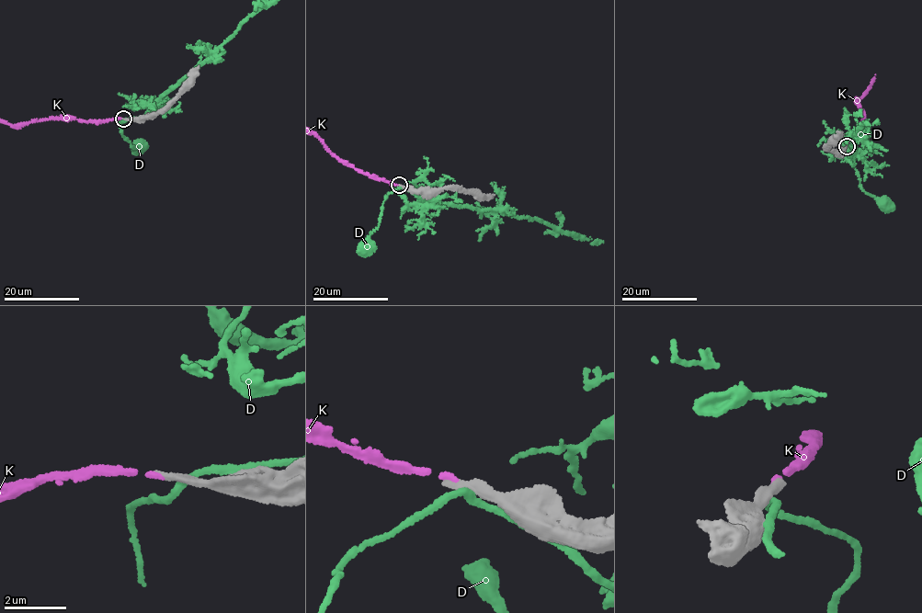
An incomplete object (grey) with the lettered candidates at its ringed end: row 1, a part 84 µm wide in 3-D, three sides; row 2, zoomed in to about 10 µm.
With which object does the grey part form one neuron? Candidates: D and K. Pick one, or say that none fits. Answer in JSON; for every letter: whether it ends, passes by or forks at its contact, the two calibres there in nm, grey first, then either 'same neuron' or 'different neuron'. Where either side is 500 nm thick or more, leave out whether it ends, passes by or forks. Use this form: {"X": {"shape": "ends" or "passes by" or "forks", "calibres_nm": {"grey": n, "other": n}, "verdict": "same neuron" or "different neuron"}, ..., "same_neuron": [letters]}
{"D": {"shape": "passes by", "calibres_nm": {"grey": 360, "other": 220}, "verdict": "different neuron"}, "K": {"shape": "ends", "calibres_nm": {"grey": 280, "other": 140}, "verdict": "same neuron"}, "same_neuron": ["K"]}

